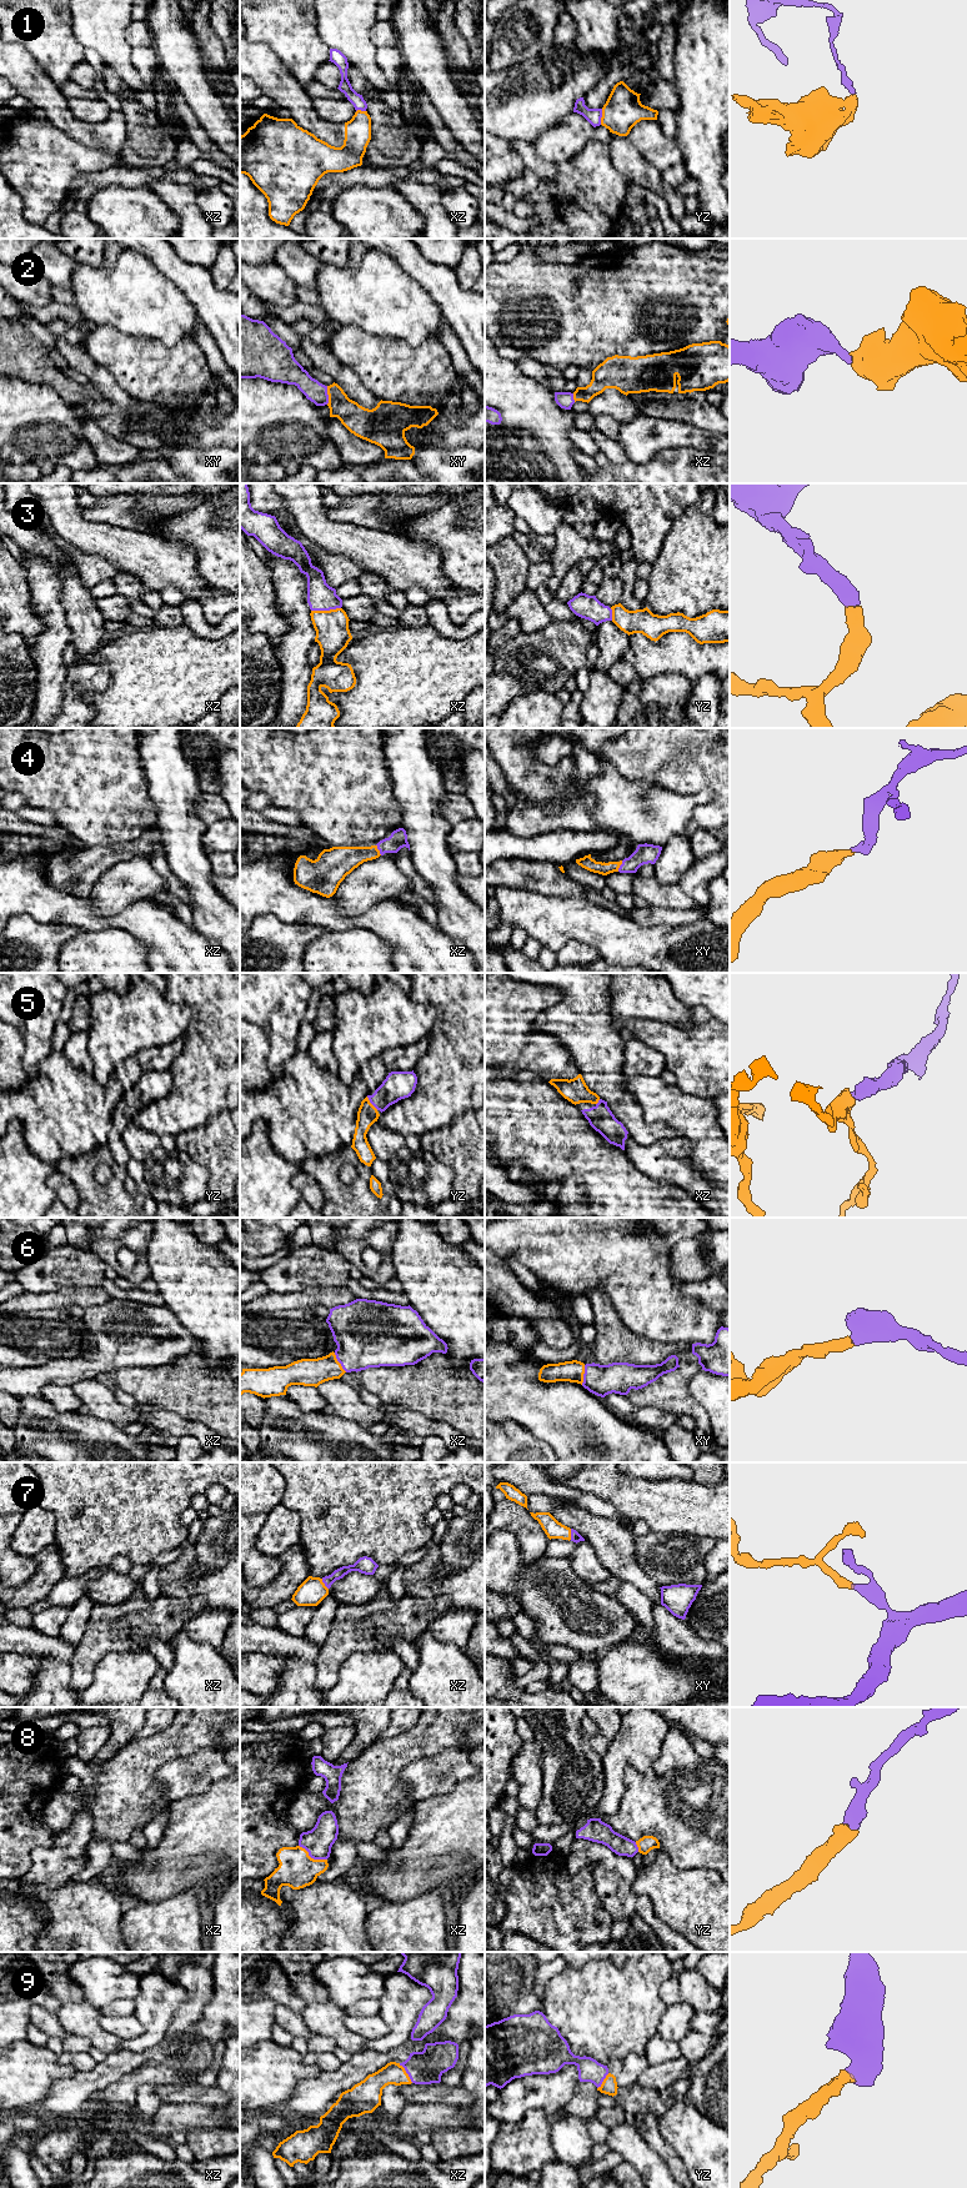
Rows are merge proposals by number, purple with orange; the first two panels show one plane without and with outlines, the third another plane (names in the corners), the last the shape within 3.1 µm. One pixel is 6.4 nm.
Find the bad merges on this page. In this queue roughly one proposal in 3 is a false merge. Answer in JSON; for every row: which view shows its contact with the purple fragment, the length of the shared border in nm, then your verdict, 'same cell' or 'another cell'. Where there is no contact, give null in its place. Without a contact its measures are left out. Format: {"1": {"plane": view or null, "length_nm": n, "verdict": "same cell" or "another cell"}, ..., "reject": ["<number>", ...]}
{"1": {"plane": "yz", "length_nm": 110, "verdict": "another cell"}, "2": {"plane": "xy", "length_nm": 120, "verdict": "same cell"}, "3": {"plane": "xz", "length_nm": 190, "verdict": "same cell"}, "4": {"plane": "xy", "length_nm": 80, "verdict": "same cell"}, "5": {"plane": "yz", "length_nm": 120, "verdict": "same cell"}, "6": {"plane": "xz", "length_nm": 150, "verdict": "same cell"}, "7": {"plane": "xy", "length_nm": 70, "verdict": "same cell"}, "8": {"plane": "xz", "length_nm": 200, "verdict": "same cell"}, "9": {"plane": "xz", "length_nm": 160, "verdict": "same cell"}, "reject": ["1"]}

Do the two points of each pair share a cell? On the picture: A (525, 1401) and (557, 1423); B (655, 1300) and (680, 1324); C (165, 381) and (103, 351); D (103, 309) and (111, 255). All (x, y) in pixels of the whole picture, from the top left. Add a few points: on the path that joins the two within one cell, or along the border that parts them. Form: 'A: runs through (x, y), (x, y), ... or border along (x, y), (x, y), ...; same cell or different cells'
A: runs through (532, 1404), (544, 1409), (550, 1415); same cell
B: runs through (661, 1306), (674, 1319); same cell
C: runs through (150, 382), (118, 352); same cell
D: border along (121, 251), (111, 266), (104, 264); different cells

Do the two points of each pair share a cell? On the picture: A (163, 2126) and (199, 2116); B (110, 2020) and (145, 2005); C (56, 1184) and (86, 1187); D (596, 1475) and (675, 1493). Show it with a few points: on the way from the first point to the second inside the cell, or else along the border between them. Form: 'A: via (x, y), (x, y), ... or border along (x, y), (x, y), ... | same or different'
A: via (171, 2117), (190, 2117) | same
B: border along (133, 2015), (141, 2025), (143, 2032), (121, 2040) | different
C: border along (58, 1170), (74, 1185), (79, 1204) | different
D: via (616, 1490), (624, 1493), (655, 1493) | same

